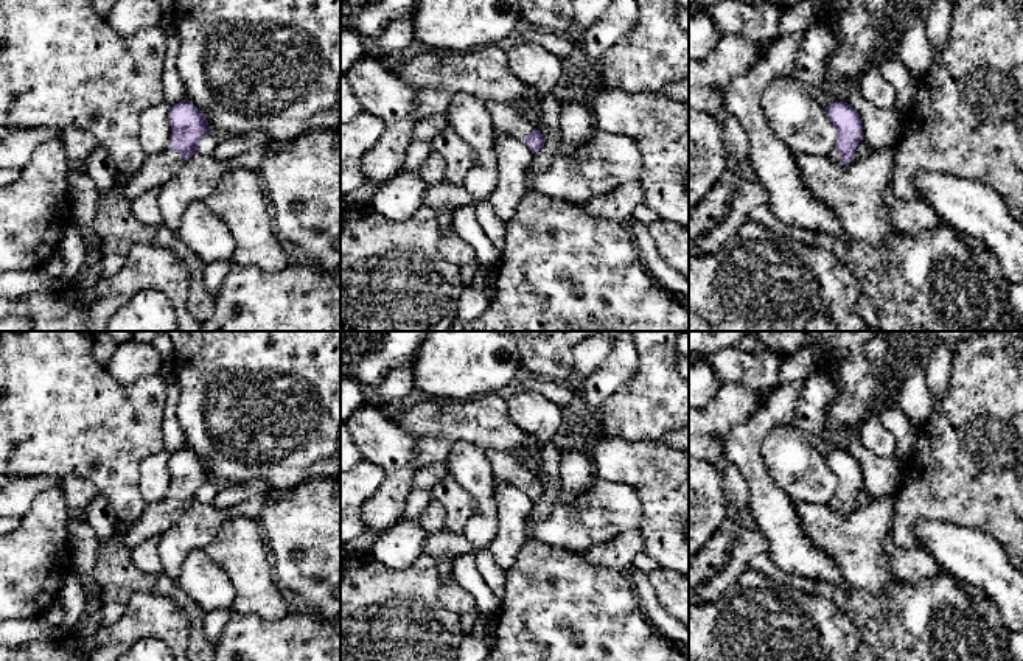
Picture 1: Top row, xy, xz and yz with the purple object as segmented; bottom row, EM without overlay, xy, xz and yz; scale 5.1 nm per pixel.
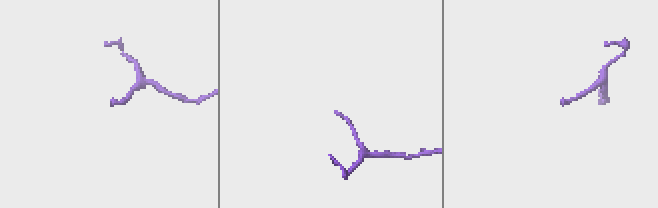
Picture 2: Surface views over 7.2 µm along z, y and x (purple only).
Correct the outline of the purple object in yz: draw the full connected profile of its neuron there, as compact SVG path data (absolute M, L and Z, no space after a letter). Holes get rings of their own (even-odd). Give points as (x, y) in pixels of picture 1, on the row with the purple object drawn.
M832 101L826 109L827 118L836 129L835 148L826 156L829 160L847 166L863 140L863 124L858 112L844 101Z

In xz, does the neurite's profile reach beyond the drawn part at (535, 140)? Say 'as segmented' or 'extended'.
extended

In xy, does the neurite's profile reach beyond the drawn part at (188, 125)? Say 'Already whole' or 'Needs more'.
Needs more

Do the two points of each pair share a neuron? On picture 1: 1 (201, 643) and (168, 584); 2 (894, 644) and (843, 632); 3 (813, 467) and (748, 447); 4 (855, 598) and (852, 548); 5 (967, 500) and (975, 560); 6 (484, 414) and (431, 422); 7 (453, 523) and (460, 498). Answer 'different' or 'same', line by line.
1: same
2: different
3: different
4: different
5: different
6: same
7: same

